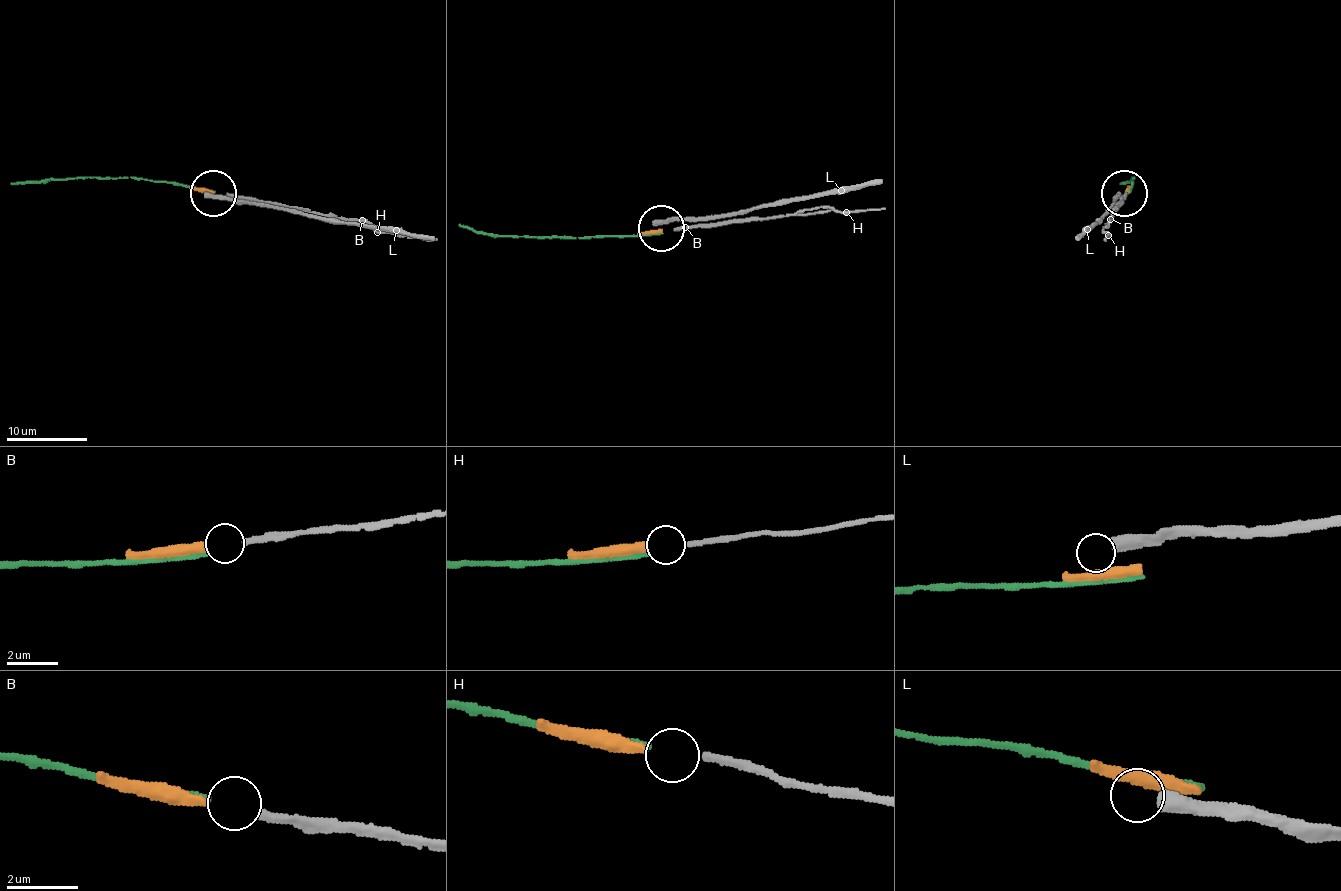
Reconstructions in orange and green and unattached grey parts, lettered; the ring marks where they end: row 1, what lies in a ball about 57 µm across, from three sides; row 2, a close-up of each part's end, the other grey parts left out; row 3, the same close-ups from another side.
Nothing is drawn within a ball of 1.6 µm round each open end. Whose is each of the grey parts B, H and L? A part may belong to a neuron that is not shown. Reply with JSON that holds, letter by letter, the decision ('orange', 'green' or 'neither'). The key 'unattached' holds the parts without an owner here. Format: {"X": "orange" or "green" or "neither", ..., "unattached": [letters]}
{"B": "orange", "H": "green", "L": "neither", "unattached": ["L"]}

